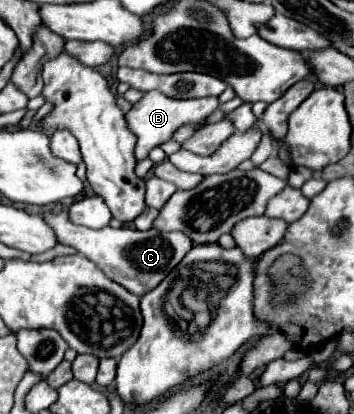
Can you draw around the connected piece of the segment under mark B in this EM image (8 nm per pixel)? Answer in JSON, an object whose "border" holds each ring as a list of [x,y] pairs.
{"border":[[[148,91],[144,97],[124,115],[128,129],[136,135],[136,149],[134,155],[138,161],[142,161],[154,147],[160,147],[162,143],[170,141],[174,133],[184,125],[198,125],[198,129],[204,127],[204,121],[210,117],[210,113],[218,107],[218,97],[202,97],[202,99],[170,99],[158,91]]]}

